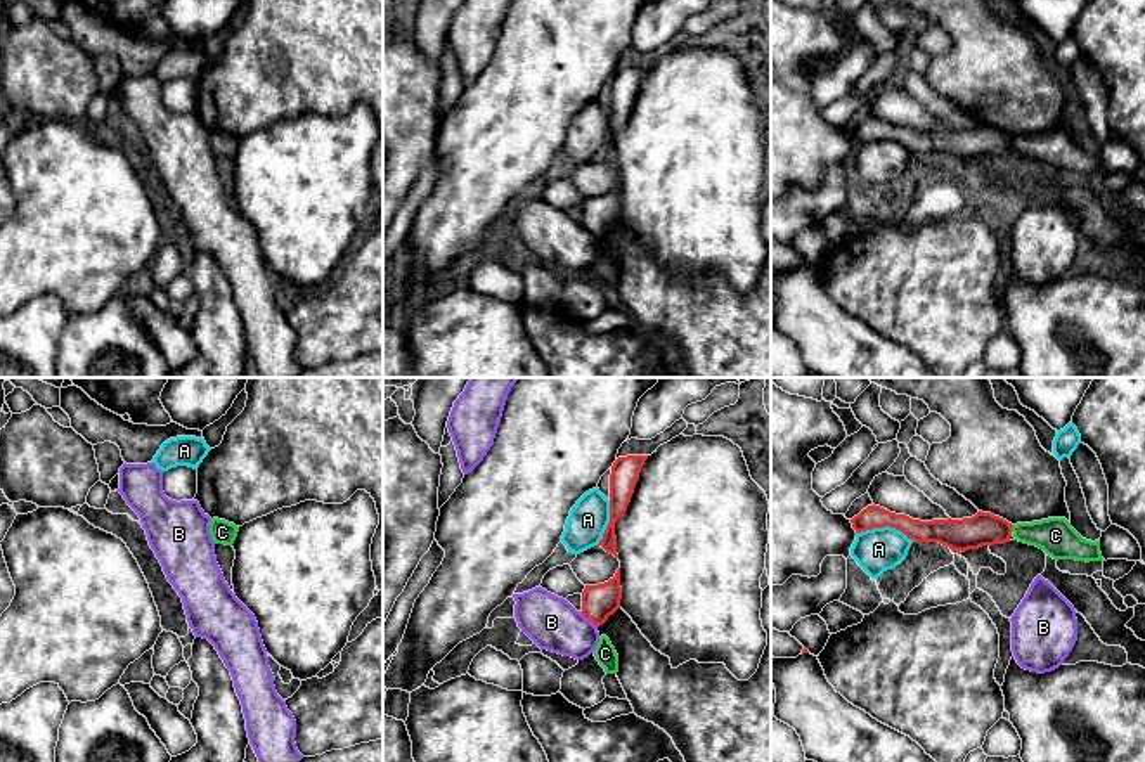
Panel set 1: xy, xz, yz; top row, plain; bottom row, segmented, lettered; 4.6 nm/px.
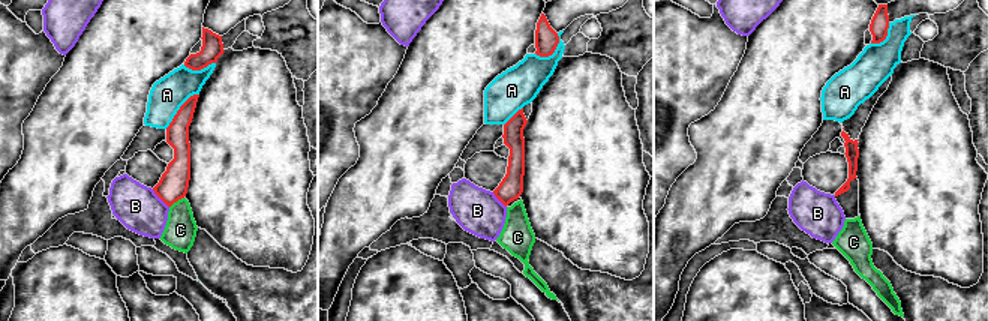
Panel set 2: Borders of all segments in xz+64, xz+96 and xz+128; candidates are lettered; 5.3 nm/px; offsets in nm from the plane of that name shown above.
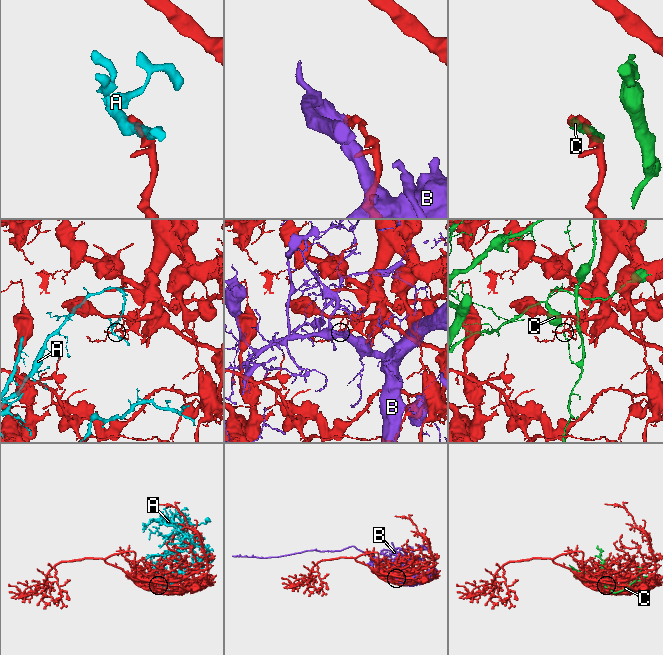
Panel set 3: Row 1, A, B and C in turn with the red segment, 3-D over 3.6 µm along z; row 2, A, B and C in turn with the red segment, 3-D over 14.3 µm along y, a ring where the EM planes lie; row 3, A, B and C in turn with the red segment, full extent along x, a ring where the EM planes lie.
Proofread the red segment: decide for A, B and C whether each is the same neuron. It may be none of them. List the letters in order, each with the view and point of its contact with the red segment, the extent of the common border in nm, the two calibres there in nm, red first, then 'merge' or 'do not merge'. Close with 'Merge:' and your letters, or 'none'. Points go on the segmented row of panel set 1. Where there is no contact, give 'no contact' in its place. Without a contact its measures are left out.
A: yz (886, 525) | 260 nm | 110/200 nm | do not merge
B: xz (589, 619) | 110 nm | 160/240 nm | do not merge
C: yz (1010, 529) | 40 nm | 160/170 nm | do not merge
Merge: none

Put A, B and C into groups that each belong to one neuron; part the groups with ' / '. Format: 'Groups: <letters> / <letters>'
Groups: A / B / C

